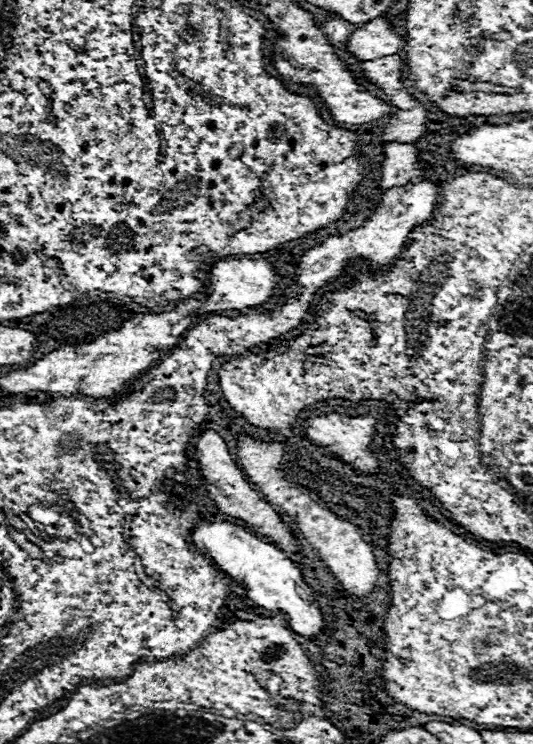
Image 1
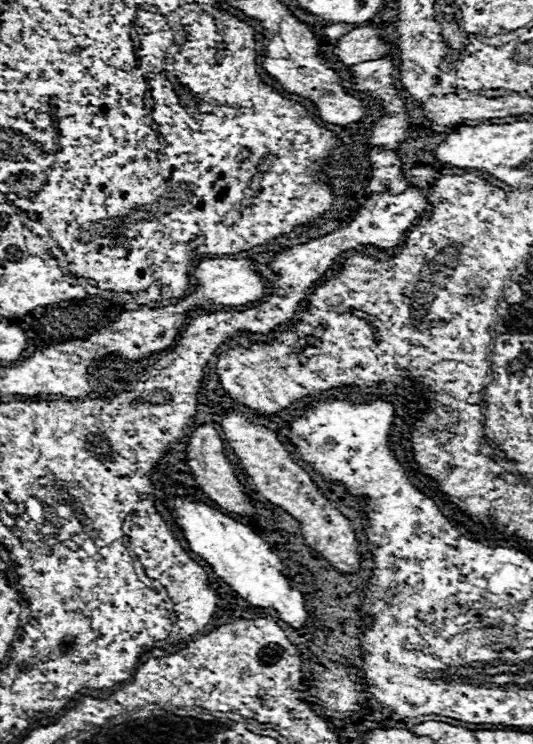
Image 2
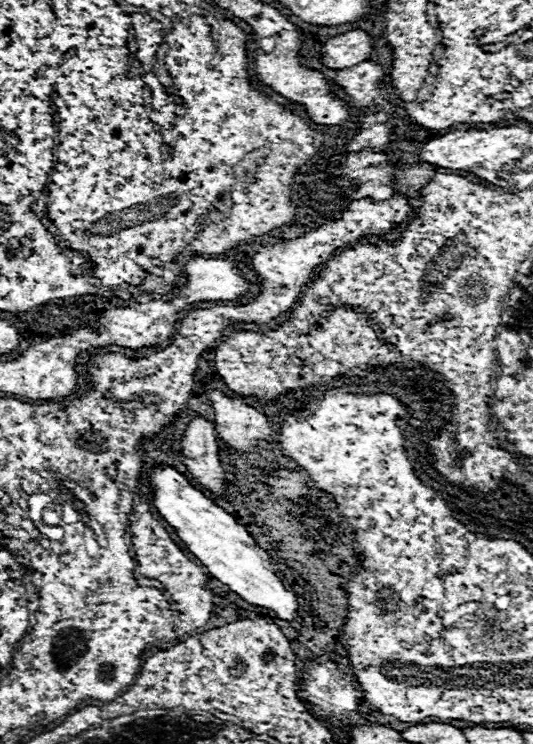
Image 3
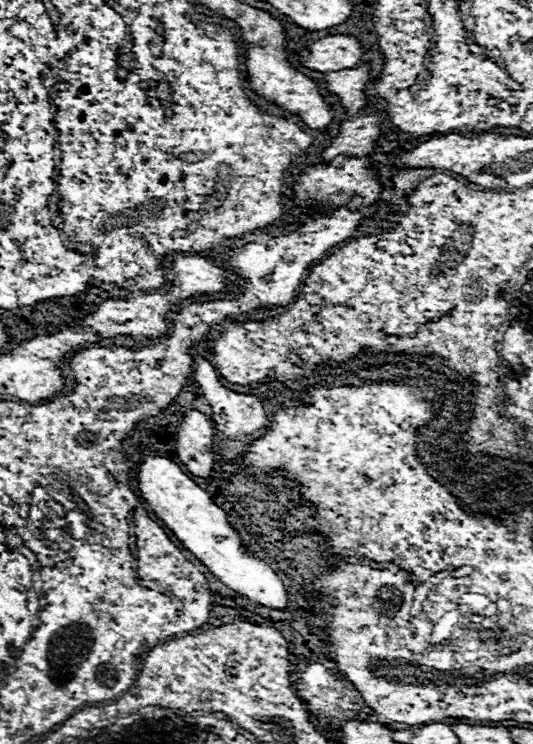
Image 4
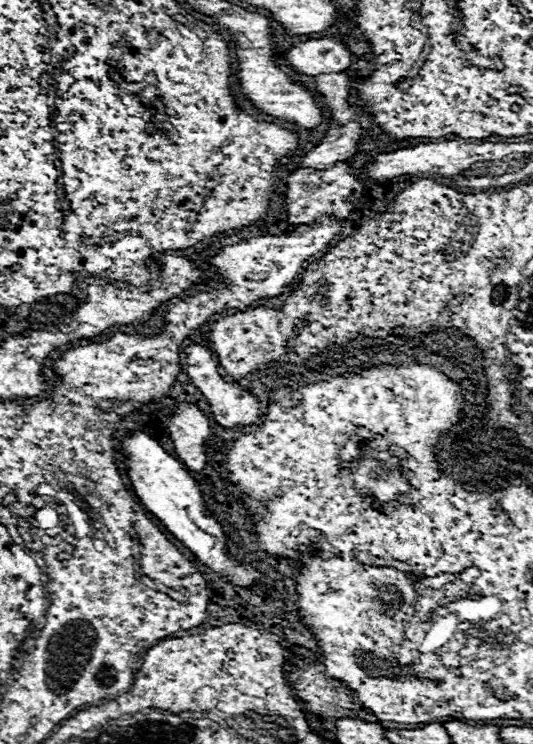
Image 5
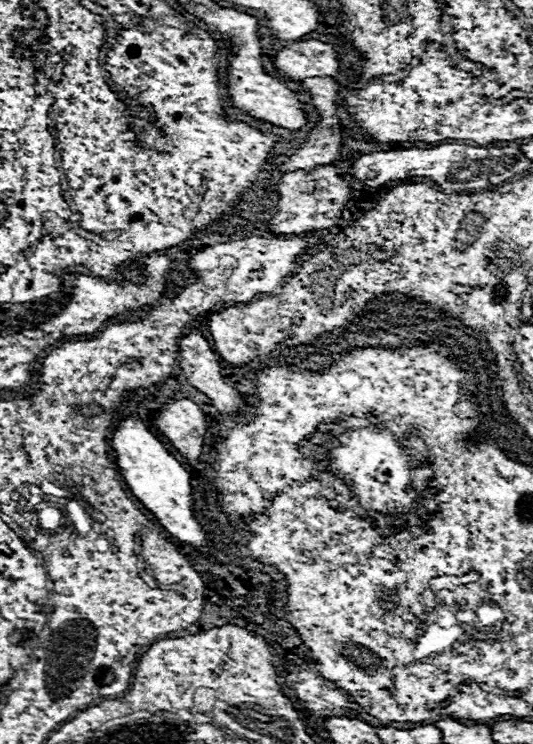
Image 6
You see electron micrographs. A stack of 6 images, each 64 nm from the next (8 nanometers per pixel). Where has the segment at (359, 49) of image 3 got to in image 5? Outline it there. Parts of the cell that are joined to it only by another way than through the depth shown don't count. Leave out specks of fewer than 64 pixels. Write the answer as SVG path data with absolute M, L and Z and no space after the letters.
M318 38L298 44L286 52L286 60L296 72L318 76L342 72L352 64L352 52L342 40L336 38Z

